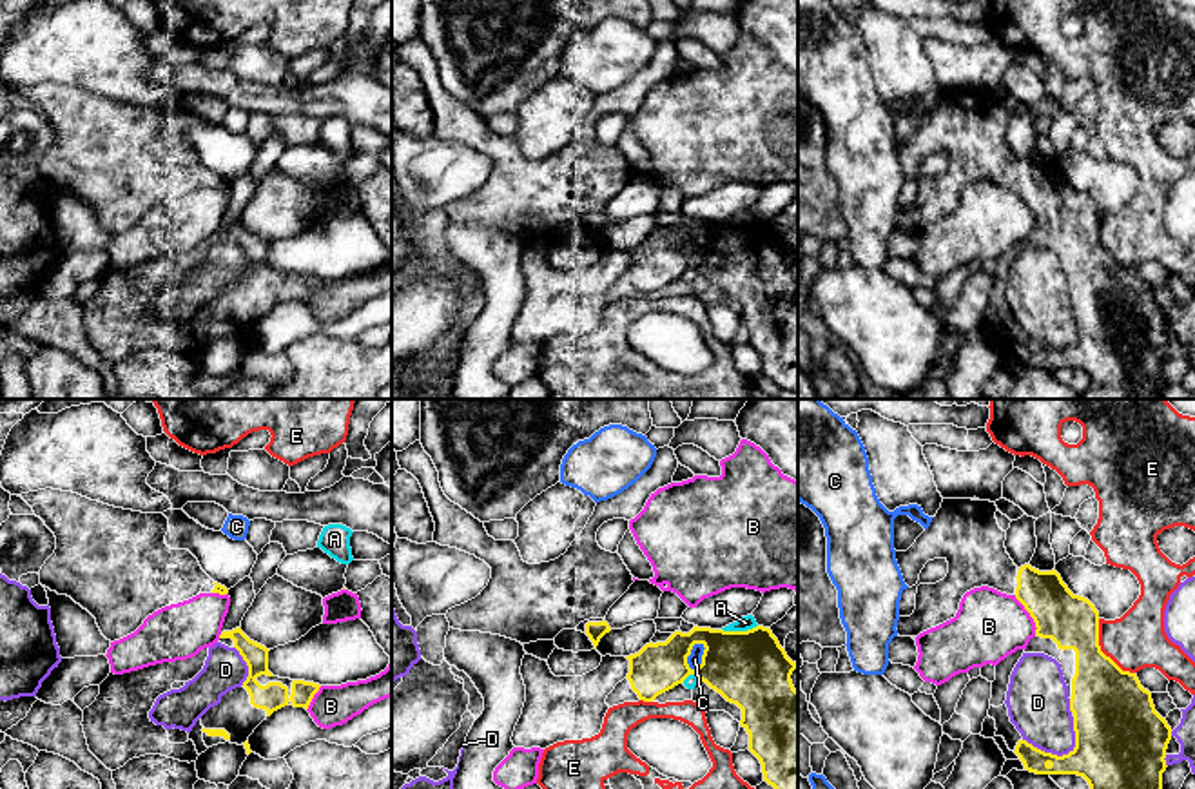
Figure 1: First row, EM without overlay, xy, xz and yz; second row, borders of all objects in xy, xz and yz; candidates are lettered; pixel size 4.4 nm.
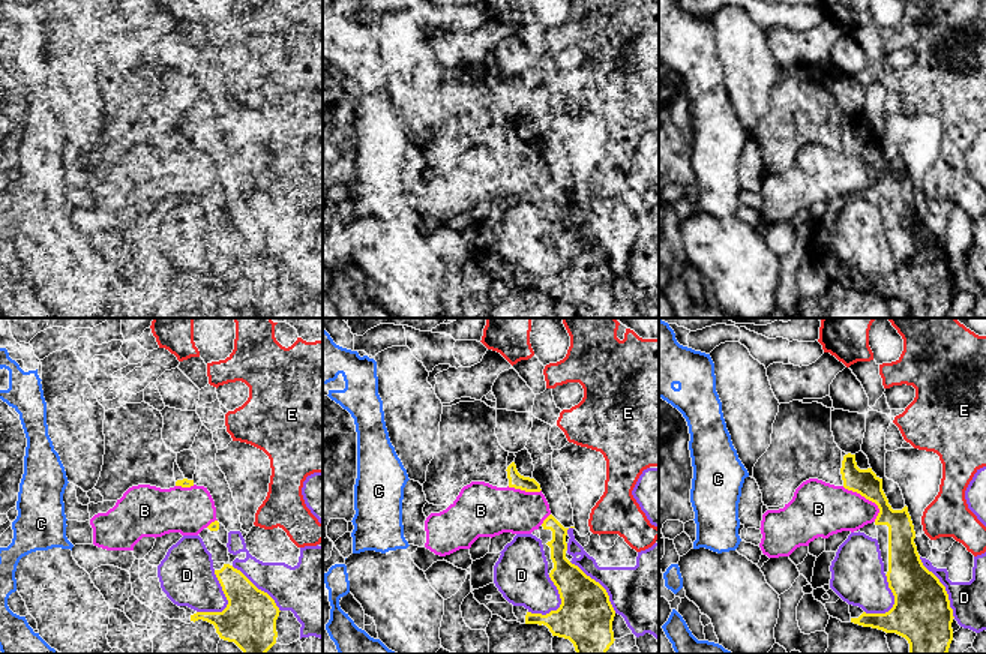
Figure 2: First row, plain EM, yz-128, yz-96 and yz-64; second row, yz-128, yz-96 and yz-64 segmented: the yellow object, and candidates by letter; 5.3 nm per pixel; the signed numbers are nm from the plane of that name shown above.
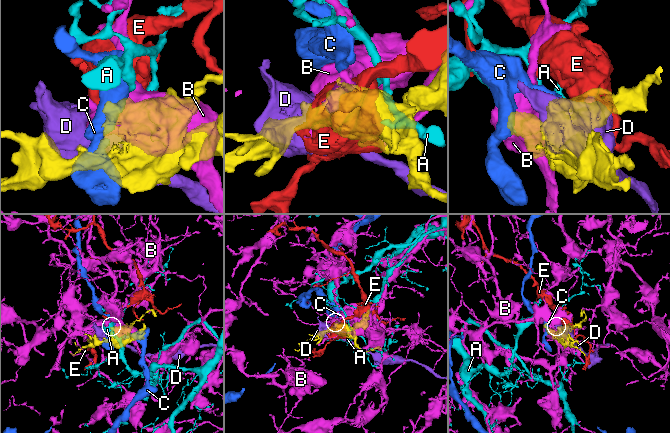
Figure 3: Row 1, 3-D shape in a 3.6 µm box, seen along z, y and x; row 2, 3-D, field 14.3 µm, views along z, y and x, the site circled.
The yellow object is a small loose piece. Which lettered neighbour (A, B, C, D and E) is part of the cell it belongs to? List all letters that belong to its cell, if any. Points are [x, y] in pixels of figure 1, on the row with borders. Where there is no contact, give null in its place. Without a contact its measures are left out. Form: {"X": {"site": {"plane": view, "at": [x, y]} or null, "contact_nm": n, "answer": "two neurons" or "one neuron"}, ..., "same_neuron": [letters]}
{"A": {"site": {"plane": "xz", "at": [738, 632]}, "contact_nm": 160, "answer": "two neurons"}, "B": {"site": {"plane": "yz", "at": [1030, 615]}, "contact_nm": 200, "answer": "two neurons"}, "C": {"site": {"plane": "xz", "at": [702, 657]}, "contact_nm": 140, "answer": "two neurons"}, "D": {"site": {"plane": "yz", "at": [1063, 755]}, "contact_nm": 260, "answer": "two neurons"}, "E": {"site": {"plane": "yz", "at": [1101, 652]}, "contact_nm": 300, "answer": "two neurons"}, "same_neuron": []}

